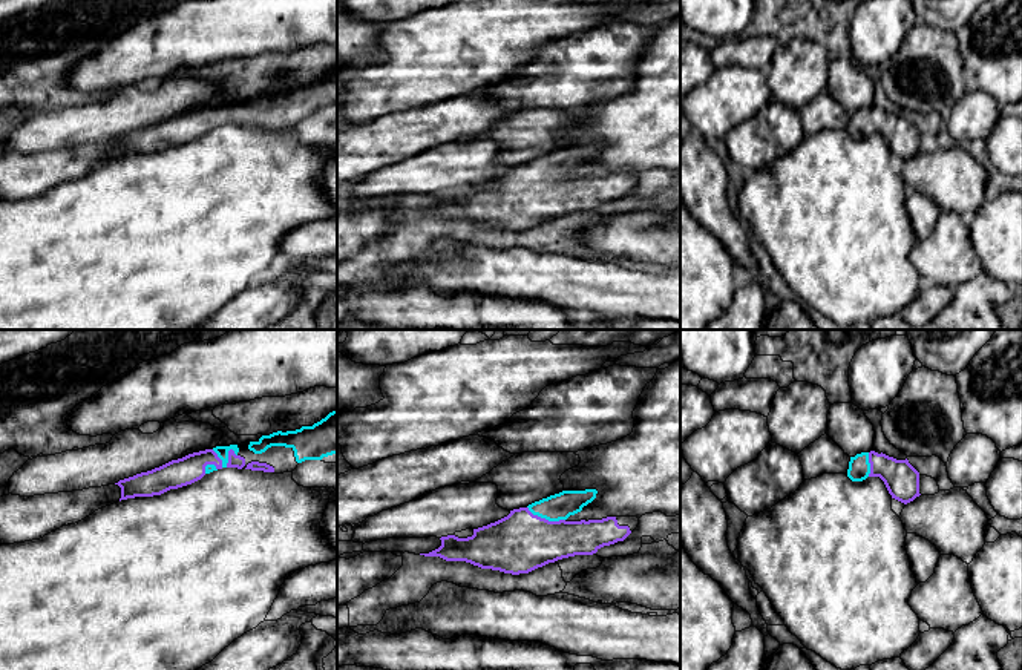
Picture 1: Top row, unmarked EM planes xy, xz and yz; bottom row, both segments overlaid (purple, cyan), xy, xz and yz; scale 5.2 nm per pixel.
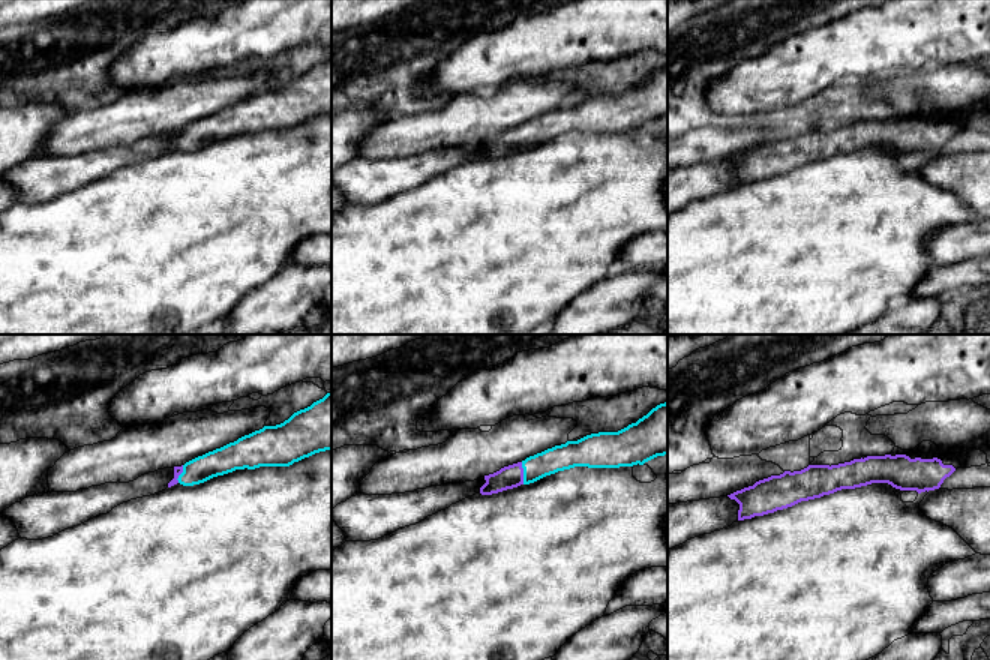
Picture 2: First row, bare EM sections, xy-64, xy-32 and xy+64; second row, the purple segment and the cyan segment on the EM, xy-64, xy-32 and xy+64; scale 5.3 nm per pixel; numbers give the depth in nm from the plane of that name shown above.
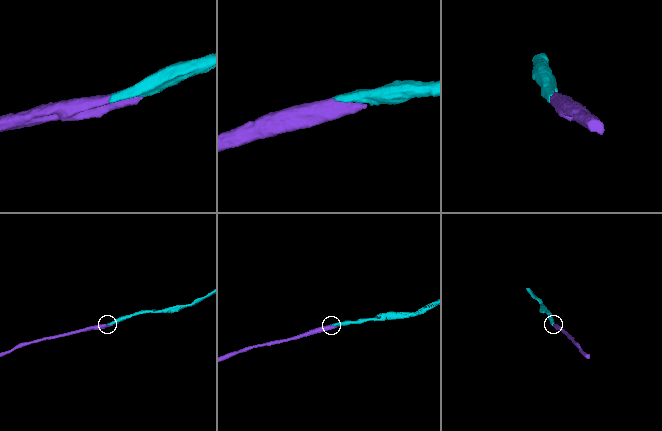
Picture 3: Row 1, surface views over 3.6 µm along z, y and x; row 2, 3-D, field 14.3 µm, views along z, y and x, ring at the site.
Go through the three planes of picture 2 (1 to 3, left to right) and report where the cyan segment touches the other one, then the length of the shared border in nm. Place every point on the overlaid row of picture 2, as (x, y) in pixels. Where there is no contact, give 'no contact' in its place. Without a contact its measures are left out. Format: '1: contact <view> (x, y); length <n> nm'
1: contact xy-64 (179, 474); length 100 nm
2: contact xy-32 (522, 473); length 120 nm
3: no contact

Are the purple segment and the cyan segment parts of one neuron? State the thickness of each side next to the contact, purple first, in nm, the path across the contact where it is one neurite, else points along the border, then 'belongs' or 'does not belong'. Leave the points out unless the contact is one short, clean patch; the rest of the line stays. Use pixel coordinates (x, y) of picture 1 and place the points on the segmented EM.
calibres 320 and 140 nm; way xz (521, 541), (544, 518), (560, 506); belongs

